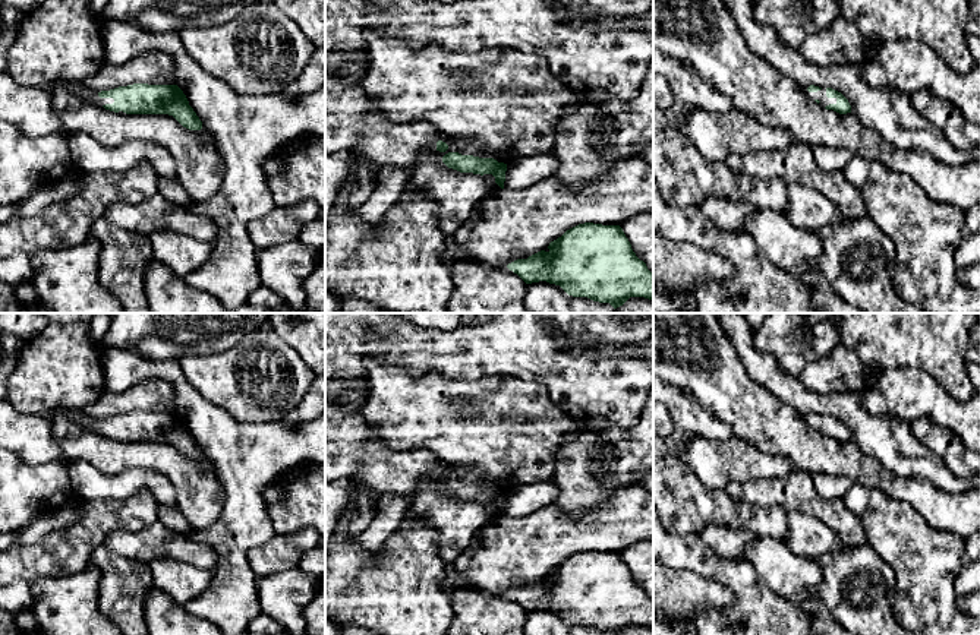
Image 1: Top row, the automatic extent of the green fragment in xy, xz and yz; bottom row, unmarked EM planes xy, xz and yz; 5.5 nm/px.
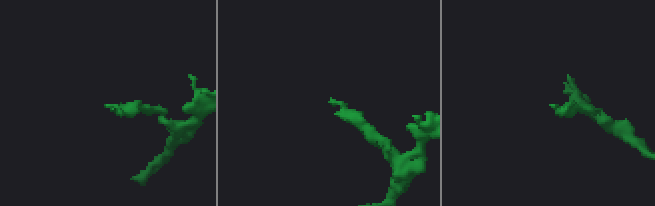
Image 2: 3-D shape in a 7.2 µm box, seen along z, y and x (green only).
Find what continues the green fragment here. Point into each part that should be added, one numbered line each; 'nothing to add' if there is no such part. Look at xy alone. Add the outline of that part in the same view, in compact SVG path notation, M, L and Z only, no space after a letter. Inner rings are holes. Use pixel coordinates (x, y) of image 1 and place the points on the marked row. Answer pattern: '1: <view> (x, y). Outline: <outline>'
1: xy (79, 88). Outline: M57 80L57 82L53 82L48 89L51 89L54 85L60 85L60 86L64 86L64 88L69 88L72 89L75 94L83 97L85 99L94 102L95 105L98 107L103 107L105 104L113 104L114 99L113 98L100 98L98 97L98 92L95 91L91 91L89 88L86 88L83 85L83 82L64 82L64 80Z

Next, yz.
1: yz (821, 95). Outline: M803 88L804 89L804 94L812 99L812 101L814 101L814 99L819 99L820 102L820 105L822 107L826 107L826 105L829 105L829 104L836 104L836 98L828 98L826 97L826 88L822 88L820 91L817 91L817 92L809 92L807 91L807 88Z

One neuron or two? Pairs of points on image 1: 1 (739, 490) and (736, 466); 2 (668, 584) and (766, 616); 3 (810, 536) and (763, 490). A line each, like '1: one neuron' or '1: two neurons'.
1: two neurons
2: two neurons
3: two neurons

